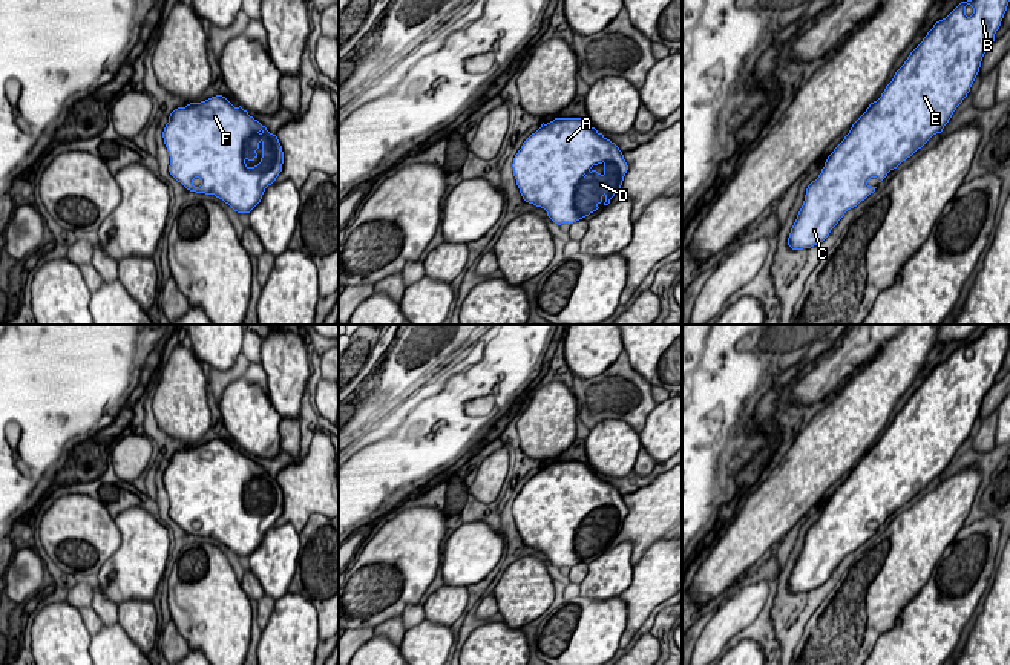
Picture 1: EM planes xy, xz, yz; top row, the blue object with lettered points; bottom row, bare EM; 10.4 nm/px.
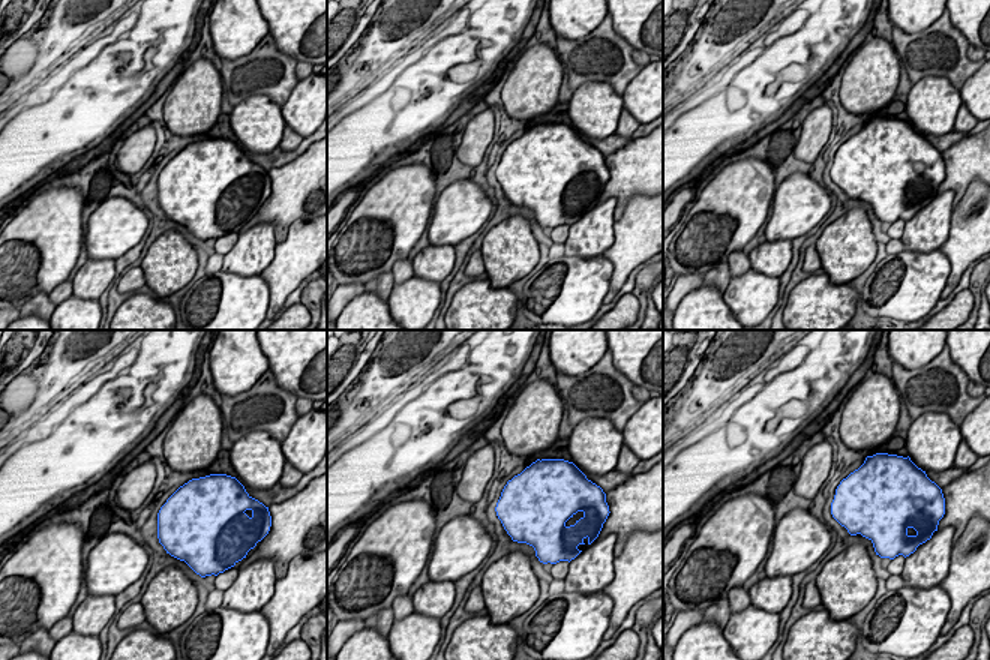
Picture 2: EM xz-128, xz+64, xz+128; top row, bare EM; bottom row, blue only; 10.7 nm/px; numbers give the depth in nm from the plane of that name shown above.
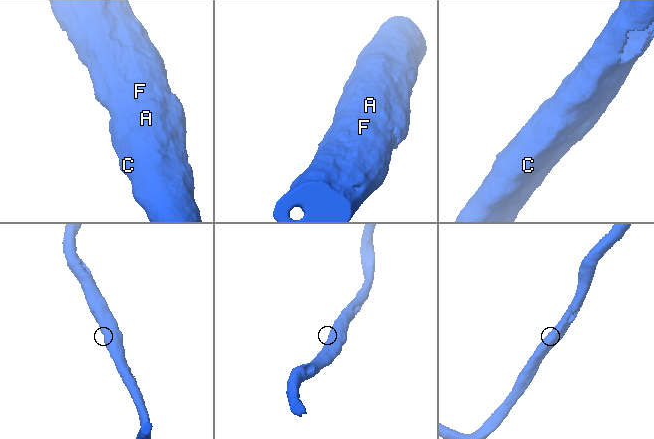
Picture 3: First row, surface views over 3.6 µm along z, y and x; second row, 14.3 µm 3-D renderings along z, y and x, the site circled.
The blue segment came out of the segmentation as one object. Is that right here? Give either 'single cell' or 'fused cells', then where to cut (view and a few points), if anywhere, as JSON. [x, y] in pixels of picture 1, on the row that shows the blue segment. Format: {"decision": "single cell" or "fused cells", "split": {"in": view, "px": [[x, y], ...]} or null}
{"decision": "single cell", "split": null}

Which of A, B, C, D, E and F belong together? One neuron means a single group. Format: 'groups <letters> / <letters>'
groups A B C D E F

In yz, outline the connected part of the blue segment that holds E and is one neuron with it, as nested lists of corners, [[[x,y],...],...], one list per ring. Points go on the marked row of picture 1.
[[[967,0],[961,2],[946,18],[936,21],[933,28],[927,32],[927,35],[923,38],[923,41],[910,52],[904,64],[895,72],[892,81],[886,86],[881,97],[871,103],[866,112],[852,124],[849,133],[844,136],[844,139],[834,149],[834,152],[828,156],[825,167],[821,169],[821,173],[815,181],[812,181],[805,195],[803,205],[797,215],[797,219],[791,228],[788,245],[792,250],[803,250],[811,248],[820,242],[823,242],[831,230],[838,224],[838,221],[844,216],[844,213],[854,207],[857,207],[861,201],[864,201],[871,193],[875,192],[877,187],[871,187],[867,181],[871,178],[875,178],[878,182],[881,182],[887,173],[894,169],[897,169],[903,161],[910,158],[918,149],[921,149],[933,135],[941,133],[944,126],[952,118],[956,107],[962,103],[962,100],[970,92],[970,87],[979,72],[982,57],[989,46],[995,41],[995,34],[1001,26],[1001,21],[1004,18],[1004,14],[1007,11],[1010,0]]]

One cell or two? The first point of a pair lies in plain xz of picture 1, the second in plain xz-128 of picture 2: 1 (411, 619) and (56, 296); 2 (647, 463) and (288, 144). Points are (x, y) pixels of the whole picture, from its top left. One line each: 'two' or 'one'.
1: one
2: one

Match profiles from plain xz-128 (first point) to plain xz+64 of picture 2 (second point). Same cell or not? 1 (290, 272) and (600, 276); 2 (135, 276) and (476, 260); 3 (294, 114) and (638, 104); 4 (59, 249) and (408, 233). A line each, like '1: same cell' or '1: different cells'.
1: different cells
2: same cell
3: same cell
4: same cell

